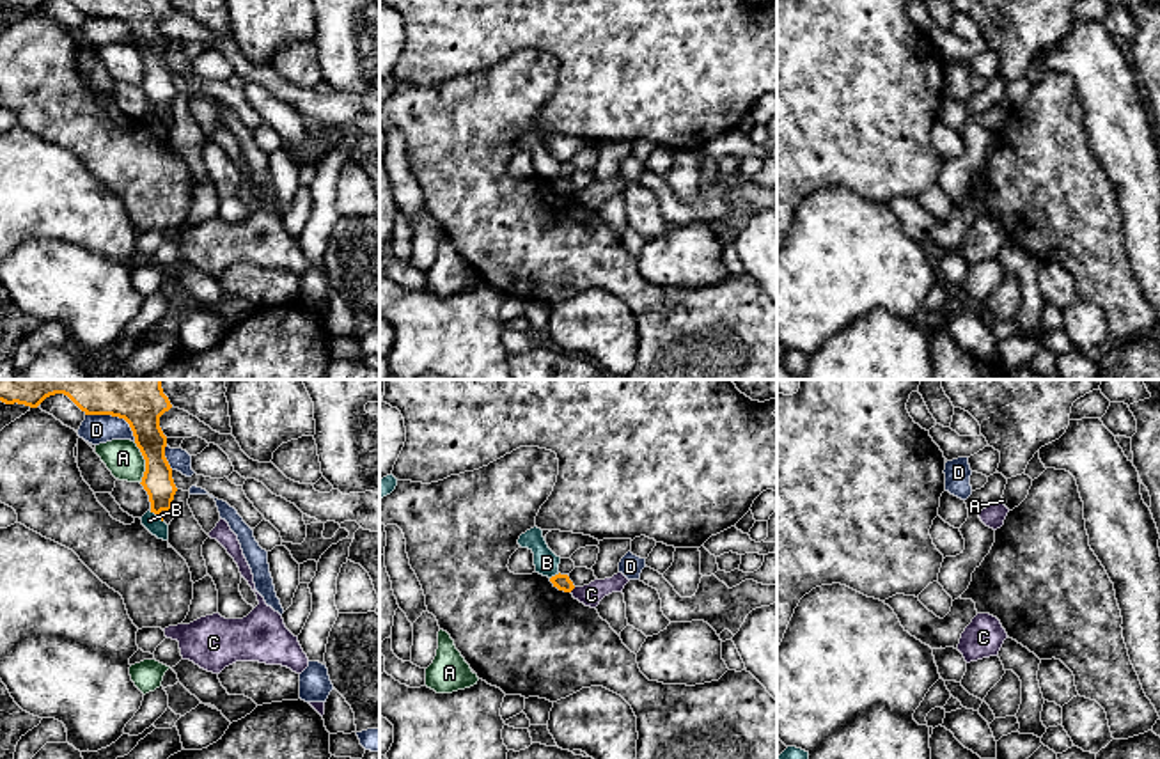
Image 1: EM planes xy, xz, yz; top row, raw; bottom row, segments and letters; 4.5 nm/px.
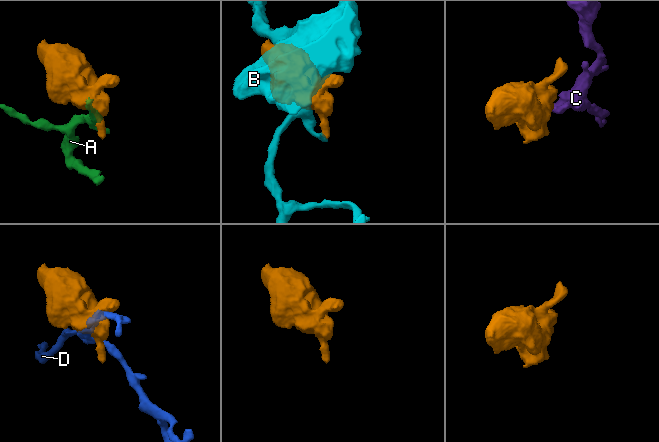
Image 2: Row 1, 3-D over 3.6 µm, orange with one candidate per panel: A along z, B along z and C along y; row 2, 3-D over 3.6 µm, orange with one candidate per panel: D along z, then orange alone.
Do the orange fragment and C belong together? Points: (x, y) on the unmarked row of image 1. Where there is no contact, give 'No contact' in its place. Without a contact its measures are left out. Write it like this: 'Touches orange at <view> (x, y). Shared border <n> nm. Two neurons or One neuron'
Touches orange at xz (572, 192). Shared border 40 nm. Two neurons

